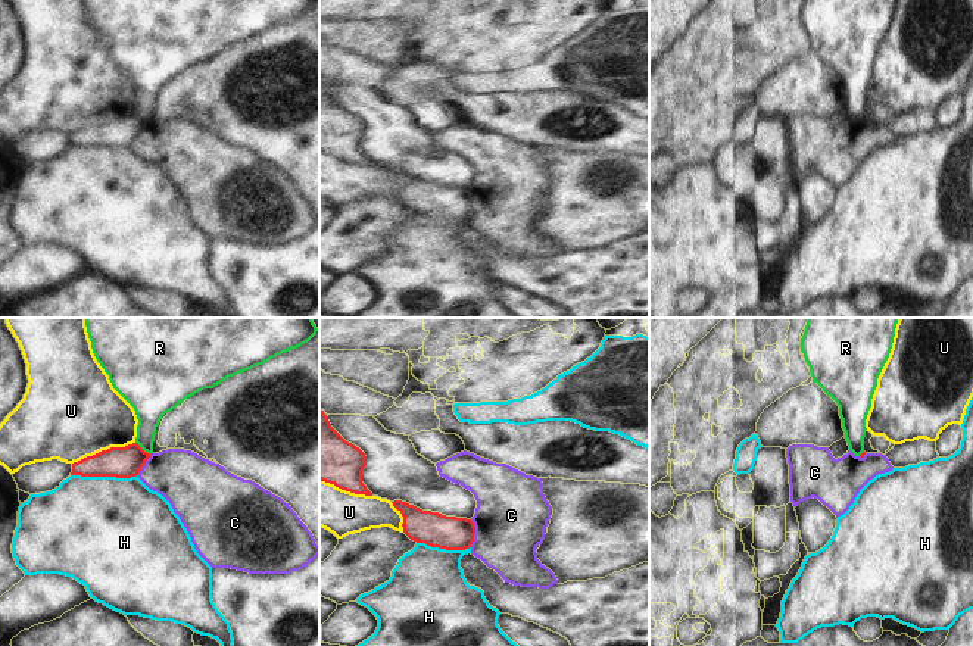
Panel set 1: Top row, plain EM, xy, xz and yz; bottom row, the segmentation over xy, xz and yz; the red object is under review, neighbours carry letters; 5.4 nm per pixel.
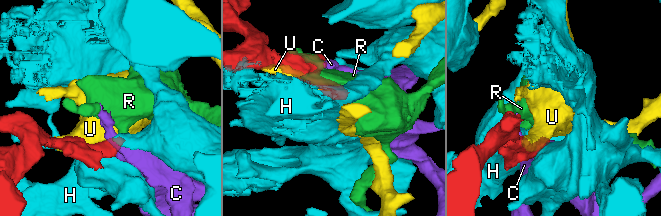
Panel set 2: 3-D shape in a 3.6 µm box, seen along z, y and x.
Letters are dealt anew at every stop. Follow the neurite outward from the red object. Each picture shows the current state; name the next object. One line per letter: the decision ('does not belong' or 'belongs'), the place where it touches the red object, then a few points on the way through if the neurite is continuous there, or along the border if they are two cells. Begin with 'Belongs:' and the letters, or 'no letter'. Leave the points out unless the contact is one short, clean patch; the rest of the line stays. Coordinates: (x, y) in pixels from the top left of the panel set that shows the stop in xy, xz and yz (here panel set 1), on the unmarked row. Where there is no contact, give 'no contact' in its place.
Belongs: no letter
C: does not belong; meets red in xz at (474, 203); border along xz (470, 190), (474, 197), (471, 217)
H: does not belong; meets red in xy at (105, 146)
R: does not belong; meets red in xy at (142, 119); border along xy (136, 112), (150, 124)
U: does not belong; meets red in xy at (103, 121)

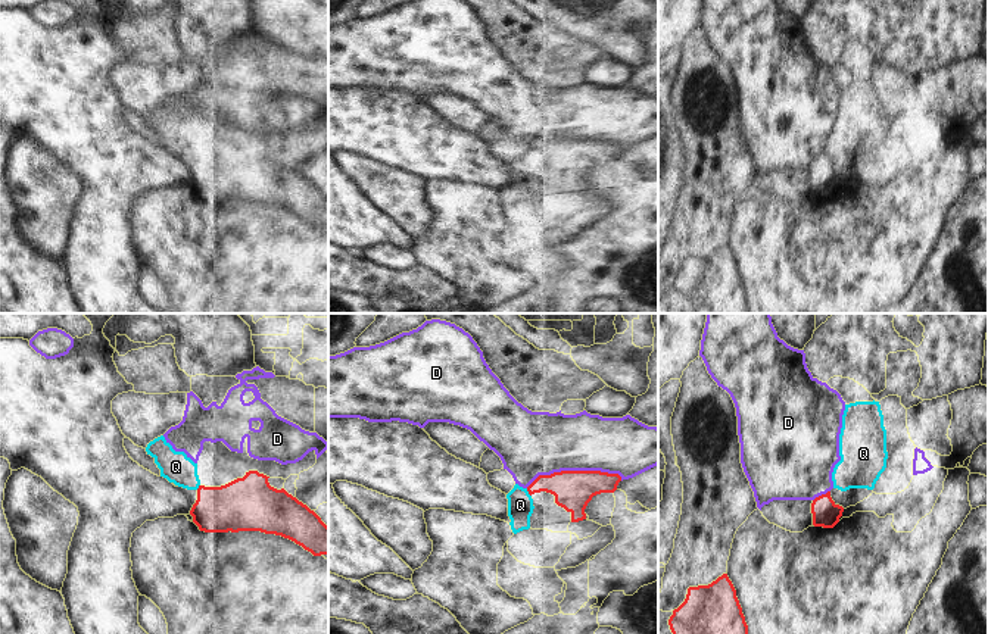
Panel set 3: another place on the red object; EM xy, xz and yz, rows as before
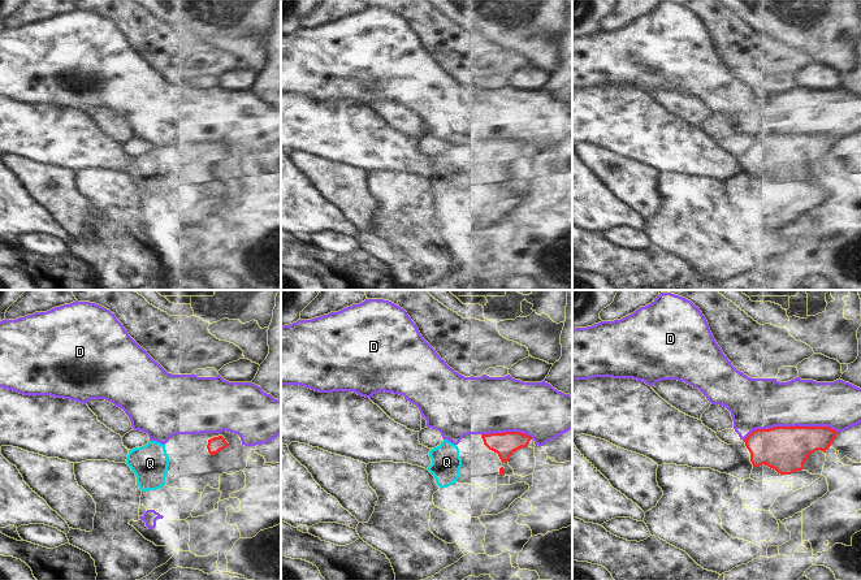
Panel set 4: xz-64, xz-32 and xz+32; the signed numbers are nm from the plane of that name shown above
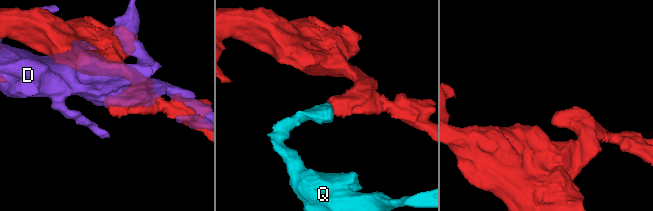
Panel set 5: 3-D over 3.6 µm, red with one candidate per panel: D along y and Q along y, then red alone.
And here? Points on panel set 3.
Belongs: Q
D: does not belong; meets red in xz at (573, 141)
Q: belongs; meets red in xz at (529, 164); runs through xz (573, 161), (536, 156), (529, 164), (520, 175)

